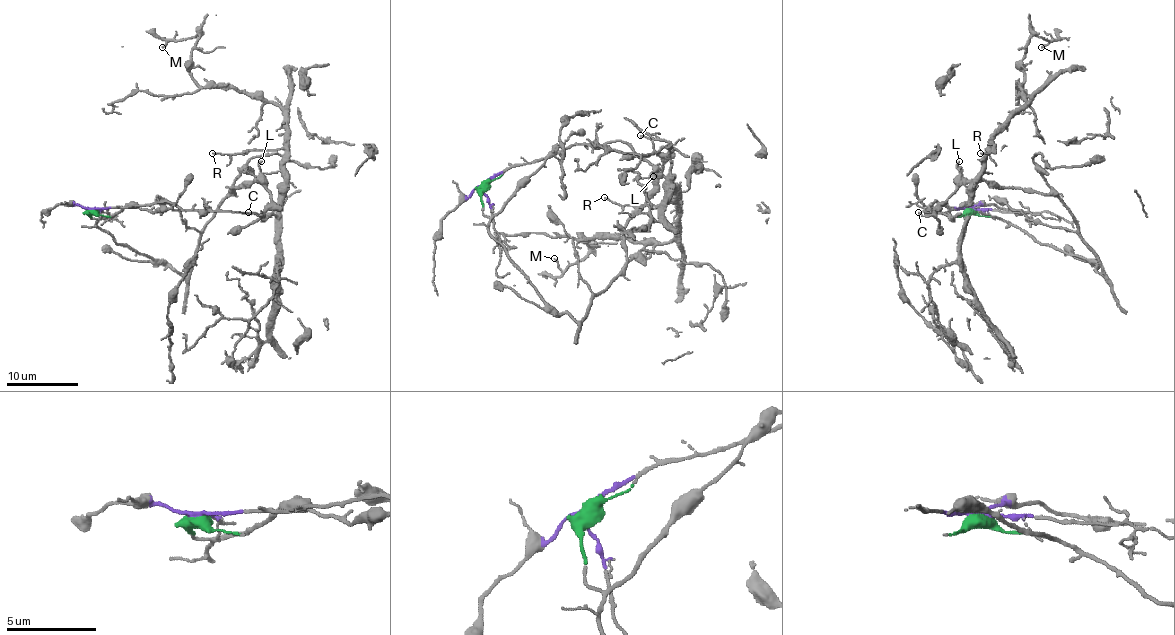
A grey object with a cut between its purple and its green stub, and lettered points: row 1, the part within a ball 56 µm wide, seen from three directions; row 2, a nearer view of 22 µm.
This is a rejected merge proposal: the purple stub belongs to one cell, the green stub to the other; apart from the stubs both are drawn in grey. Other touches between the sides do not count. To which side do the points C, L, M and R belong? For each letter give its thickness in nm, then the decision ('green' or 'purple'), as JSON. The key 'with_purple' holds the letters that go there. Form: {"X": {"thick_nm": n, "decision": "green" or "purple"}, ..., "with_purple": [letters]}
{"C": {"thick_nm": 140, "decision": "green"}, "L": {"thick_nm": 130, "decision": "green"}, "M": {"thick_nm": 130, "decision": "purple"}, "R": {"thick_nm": 110, "decision": "purple"}, "with_purple": ["M", "R"]}

